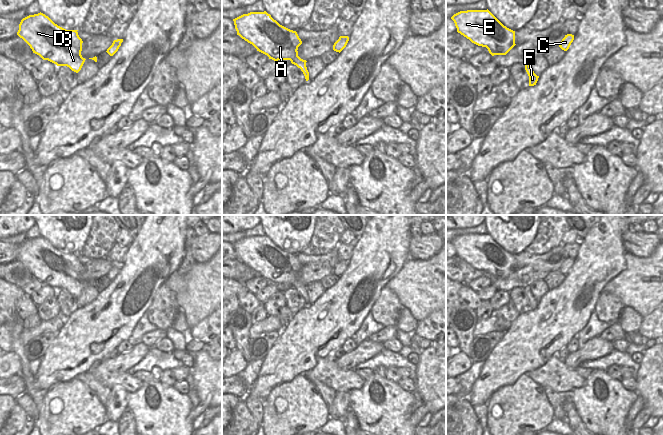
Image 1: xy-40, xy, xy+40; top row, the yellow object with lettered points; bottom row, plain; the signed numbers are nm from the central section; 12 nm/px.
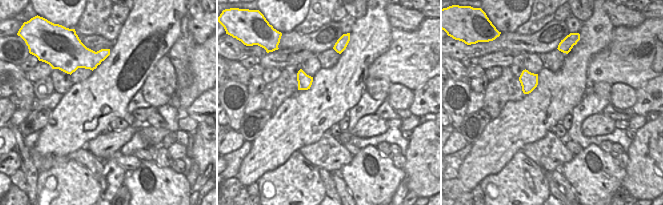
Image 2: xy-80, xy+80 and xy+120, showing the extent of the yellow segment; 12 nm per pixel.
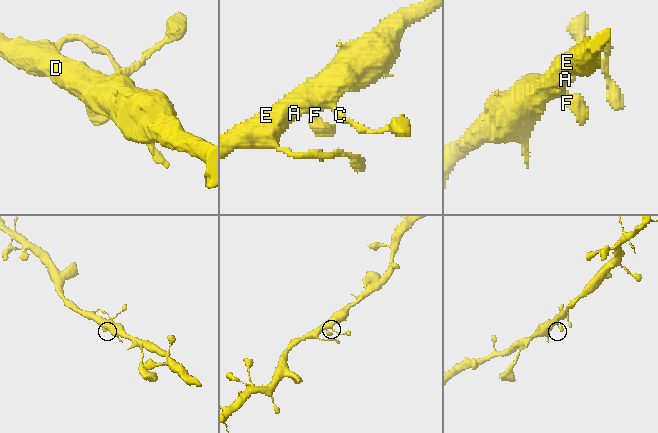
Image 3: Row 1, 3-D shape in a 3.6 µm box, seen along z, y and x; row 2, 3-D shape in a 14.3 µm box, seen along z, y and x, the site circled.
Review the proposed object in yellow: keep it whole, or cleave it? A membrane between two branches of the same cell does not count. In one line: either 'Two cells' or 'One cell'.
One cell.

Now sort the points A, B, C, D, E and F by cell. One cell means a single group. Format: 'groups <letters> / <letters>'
groups A B C D E F

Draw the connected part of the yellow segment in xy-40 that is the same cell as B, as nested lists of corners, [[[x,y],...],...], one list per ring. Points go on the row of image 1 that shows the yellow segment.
[[[40,12],[23,18],[19,24],[17,35],[30,46],[33,53],[39,55],[43,60],[48,60],[57,66],[67,66],[78,73],[86,59],[81,55],[83,41],[77,31],[66,30],[58,26]]]

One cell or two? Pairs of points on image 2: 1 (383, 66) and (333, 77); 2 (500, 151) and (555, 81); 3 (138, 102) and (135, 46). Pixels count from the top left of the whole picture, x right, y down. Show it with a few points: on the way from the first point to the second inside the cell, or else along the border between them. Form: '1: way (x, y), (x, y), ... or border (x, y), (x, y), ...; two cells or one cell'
1: border (384, 52), (373, 61), (368, 69), (368, 76); two cells
2: way (511, 133), (543, 101), (543, 98); one cell
3: border (140, 88), (129, 102), (127, 112); two cells

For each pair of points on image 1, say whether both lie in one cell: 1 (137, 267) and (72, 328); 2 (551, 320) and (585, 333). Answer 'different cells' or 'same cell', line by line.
1: same cell
2: different cells

